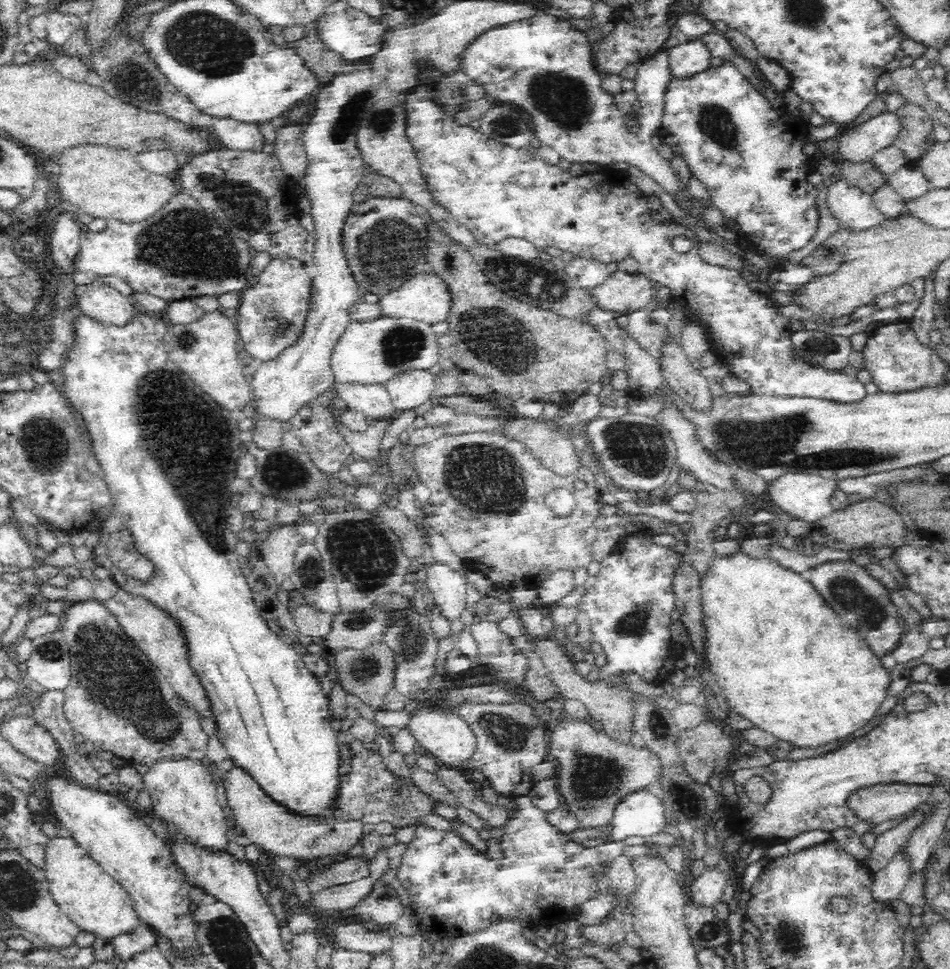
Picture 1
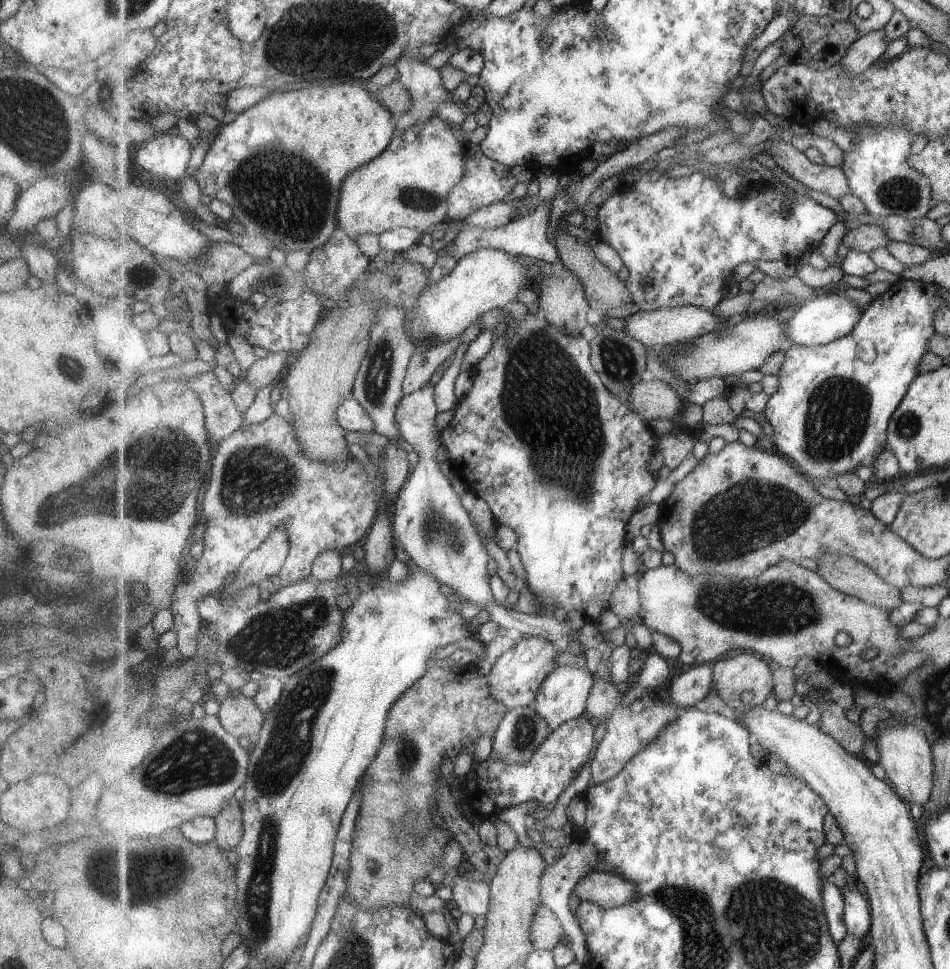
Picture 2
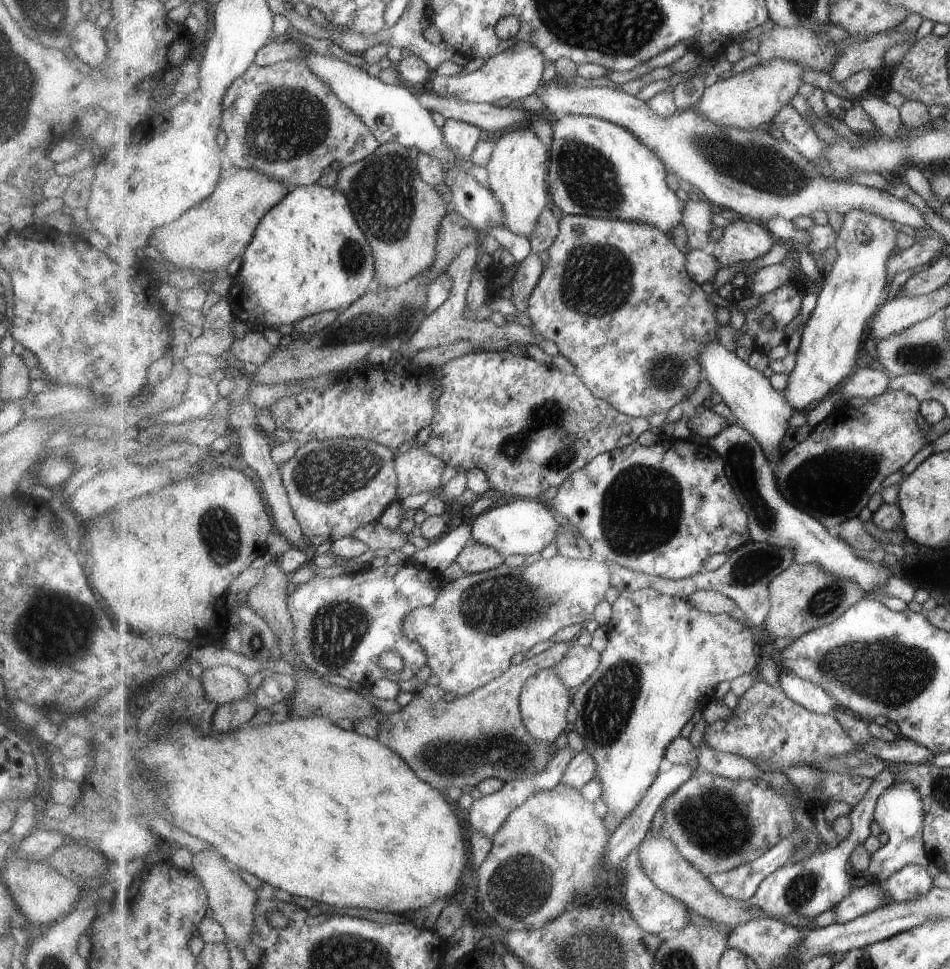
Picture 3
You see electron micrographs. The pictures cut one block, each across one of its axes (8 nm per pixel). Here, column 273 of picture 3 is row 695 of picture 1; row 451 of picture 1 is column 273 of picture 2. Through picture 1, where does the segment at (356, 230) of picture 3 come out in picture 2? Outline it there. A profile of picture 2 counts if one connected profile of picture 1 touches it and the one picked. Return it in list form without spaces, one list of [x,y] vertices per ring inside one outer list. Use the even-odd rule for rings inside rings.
[[[338,82],[336,84],[310,86],[305,89],[288,92],[276,92],[269,98],[262,100],[259,104],[244,110],[237,118],[220,129],[219,136],[210,142],[210,147],[204,157],[202,165],[193,174],[195,180],[201,187],[202,194],[208,195],[212,199],[219,199],[227,202],[233,208],[234,217],[237,222],[243,224],[247,235],[264,237],[276,246],[289,248],[291,251],[312,252],[321,248],[329,242],[329,239],[338,230],[337,210],[339,210],[339,194],[345,178],[365,166],[368,162],[373,162],[379,158],[393,140],[396,132],[397,119],[387,110],[387,106],[374,95],[375,91],[370,91],[365,83],[360,82]]]

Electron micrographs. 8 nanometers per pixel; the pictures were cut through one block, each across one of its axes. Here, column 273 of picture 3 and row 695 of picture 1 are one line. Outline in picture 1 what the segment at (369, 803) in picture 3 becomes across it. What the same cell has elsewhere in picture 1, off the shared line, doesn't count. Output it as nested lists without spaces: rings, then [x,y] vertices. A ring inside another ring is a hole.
[[[739,548],[730,556],[715,556],[708,570],[704,572],[704,576],[700,578],[700,592],[703,625],[707,640],[705,658],[710,672],[717,680],[716,685],[727,700],[728,710],[745,716],[754,726],[798,748],[818,748],[824,744],[842,740],[868,724],[870,718],[876,714],[891,682],[890,672],[886,671],[886,667],[882,665],[881,658],[876,656],[874,652],[870,652],[871,648],[866,643],[865,637],[858,631],[842,626],[836,612],[822,598],[821,593],[814,588],[814,585],[805,579],[803,574],[780,566],[778,562],[768,558],[767,555],[751,556],[749,552],[744,552]]]

